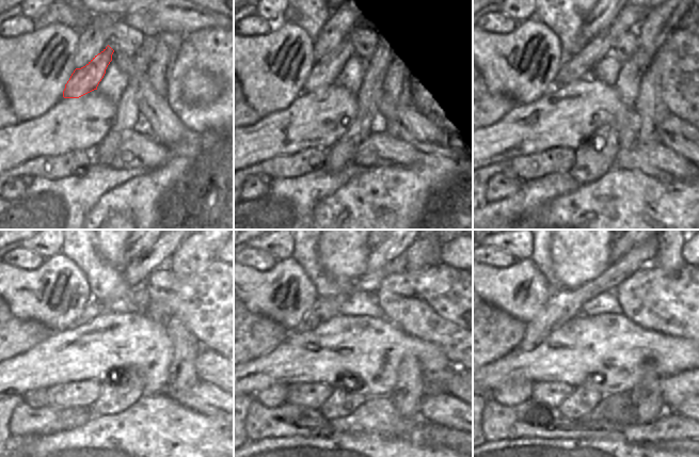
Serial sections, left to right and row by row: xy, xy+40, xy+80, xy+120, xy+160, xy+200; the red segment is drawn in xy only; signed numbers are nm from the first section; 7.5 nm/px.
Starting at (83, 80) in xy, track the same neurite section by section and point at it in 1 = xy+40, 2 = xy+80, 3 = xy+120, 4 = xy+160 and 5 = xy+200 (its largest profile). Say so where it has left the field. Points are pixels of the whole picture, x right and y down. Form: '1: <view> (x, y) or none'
1: xy+40 (324, 73)
2: xy+80 (574, 67)
3: xy+120 (137, 271)
4: xy+160 (385, 252)
5: xy+200 (618, 251)

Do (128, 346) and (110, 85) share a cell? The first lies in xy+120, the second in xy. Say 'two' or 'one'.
two

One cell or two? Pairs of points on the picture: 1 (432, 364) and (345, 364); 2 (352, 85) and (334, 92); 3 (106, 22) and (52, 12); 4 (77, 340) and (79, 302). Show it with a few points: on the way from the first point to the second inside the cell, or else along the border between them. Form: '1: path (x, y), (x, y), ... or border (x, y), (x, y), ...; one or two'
1: path (411, 346), (378, 346), (366, 351); one
2: border (336, 82), (356, 94); two
3: path (93, 20), (65, 15); one
4: border (73, 326), (51, 333); two

